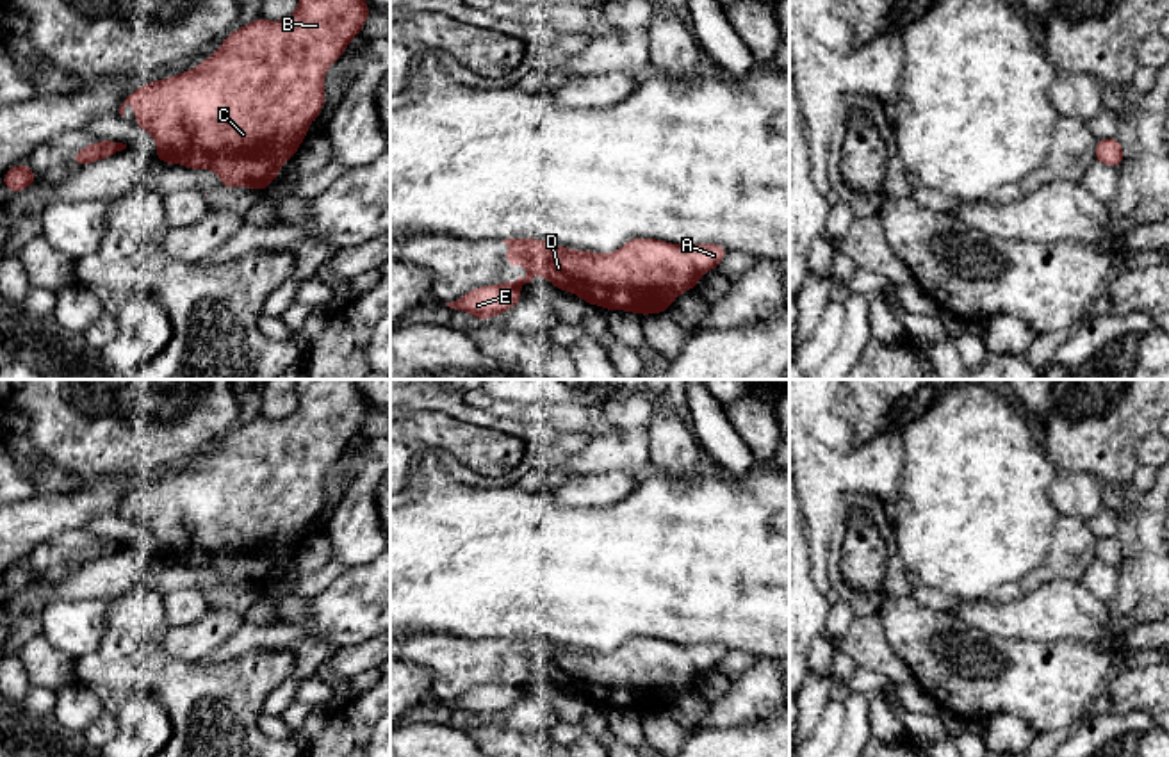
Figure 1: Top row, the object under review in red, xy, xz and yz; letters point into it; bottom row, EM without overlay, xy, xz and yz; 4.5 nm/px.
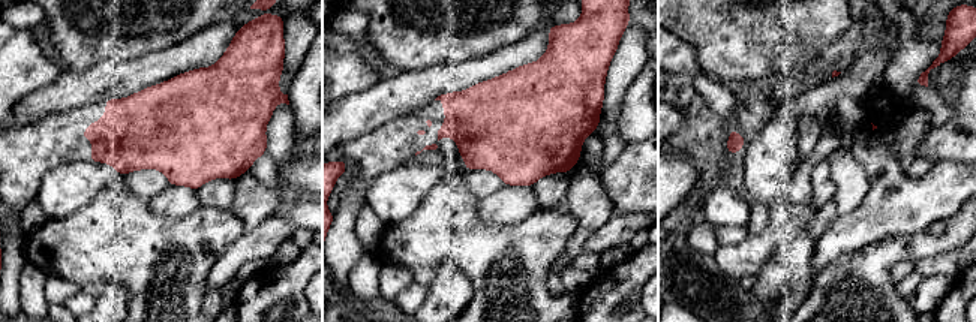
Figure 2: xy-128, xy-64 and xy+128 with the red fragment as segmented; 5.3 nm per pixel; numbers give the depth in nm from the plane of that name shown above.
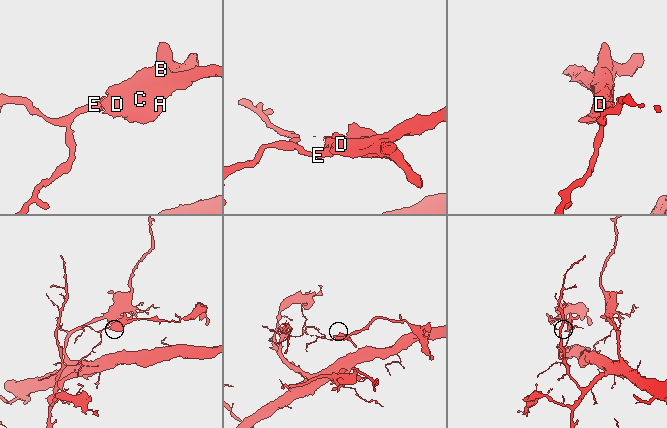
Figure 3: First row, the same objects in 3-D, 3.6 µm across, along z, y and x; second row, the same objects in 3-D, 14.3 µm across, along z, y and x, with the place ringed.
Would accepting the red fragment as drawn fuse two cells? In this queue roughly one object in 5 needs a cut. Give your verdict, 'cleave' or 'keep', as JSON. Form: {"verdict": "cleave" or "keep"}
{"verdict": "cleave"}

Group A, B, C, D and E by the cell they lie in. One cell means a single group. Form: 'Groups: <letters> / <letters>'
Groups: A B C D / E

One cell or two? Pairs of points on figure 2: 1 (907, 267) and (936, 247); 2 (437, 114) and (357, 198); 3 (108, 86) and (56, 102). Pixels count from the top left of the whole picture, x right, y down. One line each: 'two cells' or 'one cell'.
1: two cells
2: one cell
3: one cell

